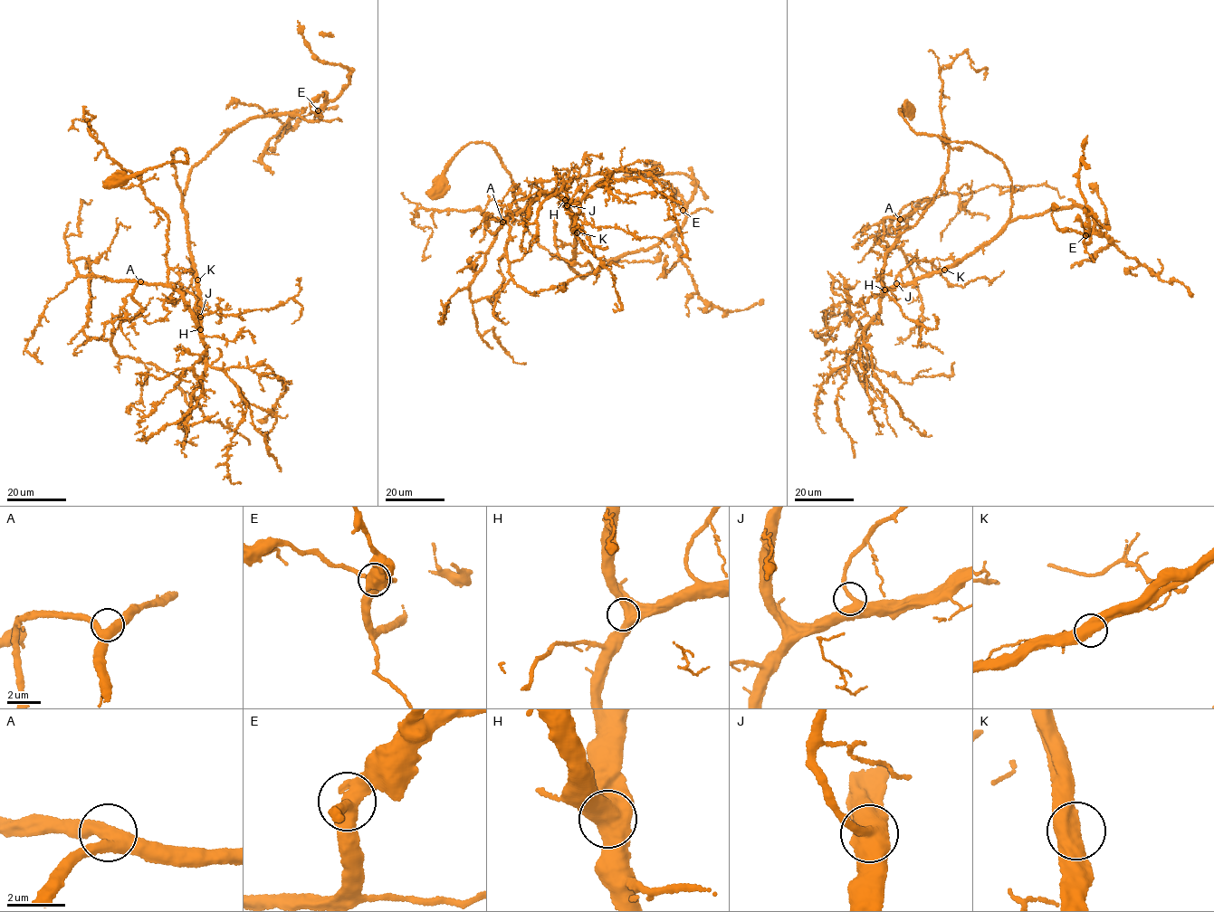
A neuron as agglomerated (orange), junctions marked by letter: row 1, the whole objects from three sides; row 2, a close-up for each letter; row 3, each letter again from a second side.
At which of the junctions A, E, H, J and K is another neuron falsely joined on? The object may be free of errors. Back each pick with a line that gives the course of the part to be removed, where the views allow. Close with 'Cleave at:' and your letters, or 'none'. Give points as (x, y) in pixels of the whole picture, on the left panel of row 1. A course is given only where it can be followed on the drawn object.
Cleave at: none

